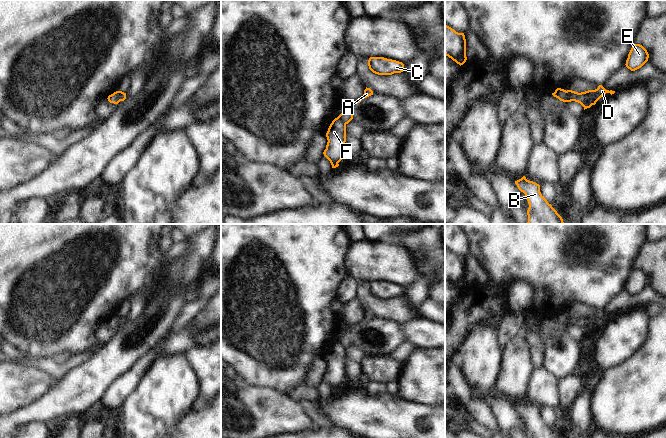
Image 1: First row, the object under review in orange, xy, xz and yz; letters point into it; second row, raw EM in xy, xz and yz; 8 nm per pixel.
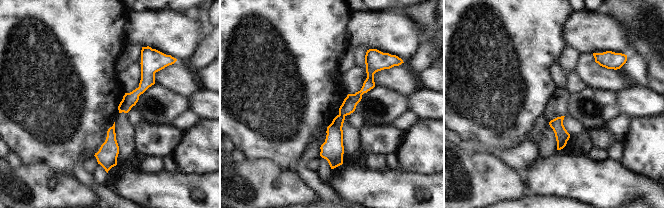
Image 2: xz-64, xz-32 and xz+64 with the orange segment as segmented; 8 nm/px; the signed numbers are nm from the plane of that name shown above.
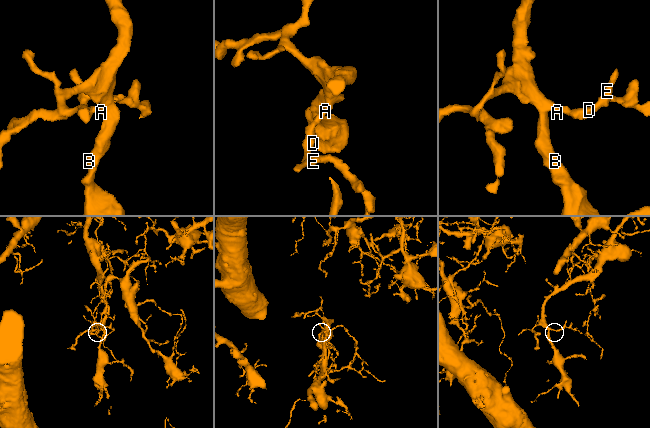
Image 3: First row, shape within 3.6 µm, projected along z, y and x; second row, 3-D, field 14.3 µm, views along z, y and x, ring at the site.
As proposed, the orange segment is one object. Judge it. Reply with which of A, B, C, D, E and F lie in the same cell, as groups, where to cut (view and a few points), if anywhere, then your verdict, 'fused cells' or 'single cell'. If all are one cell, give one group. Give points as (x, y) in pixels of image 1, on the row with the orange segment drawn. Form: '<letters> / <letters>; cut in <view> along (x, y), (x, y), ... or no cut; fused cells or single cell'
A B C / D E F; cut in yz along (567, 91), (565, 101); fused cells

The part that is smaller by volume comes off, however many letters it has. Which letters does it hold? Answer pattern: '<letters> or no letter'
D, E, F

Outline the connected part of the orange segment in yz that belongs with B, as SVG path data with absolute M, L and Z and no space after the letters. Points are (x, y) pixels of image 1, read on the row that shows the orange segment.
M525 176L515 184L525 194L529 204L527 224L564 224L562 217L542 196L539 184L527 180Z

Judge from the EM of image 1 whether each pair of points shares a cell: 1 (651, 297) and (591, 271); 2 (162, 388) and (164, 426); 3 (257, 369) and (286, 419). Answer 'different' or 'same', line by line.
1: different
2: same
3: different

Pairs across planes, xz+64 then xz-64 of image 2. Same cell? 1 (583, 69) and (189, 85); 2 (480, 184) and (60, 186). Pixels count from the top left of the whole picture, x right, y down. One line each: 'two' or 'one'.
1: one
2: one

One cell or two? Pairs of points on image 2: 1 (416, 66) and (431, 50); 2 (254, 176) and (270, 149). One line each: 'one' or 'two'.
1: one
2: two

